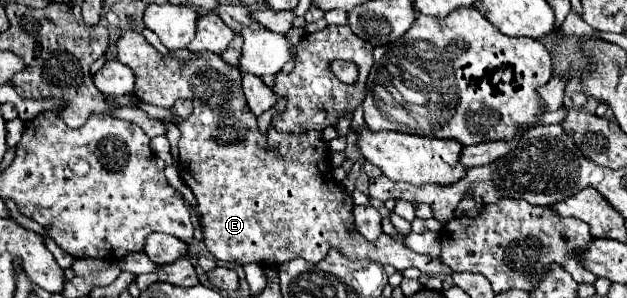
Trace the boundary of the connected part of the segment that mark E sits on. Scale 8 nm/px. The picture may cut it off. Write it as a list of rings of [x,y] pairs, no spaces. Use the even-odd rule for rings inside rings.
[[[128,30],[118,38],[118,60],[134,70],[136,86],[134,96],[146,104],[170,110],[176,100],[192,100],[194,110],[186,120],[176,120],[176,126],[182,134],[180,138],[180,164],[178,172],[182,180],[190,186],[198,200],[198,210],[204,222],[204,242],[210,254],[222,262],[248,264],[258,262],[264,268],[276,268],[286,260],[302,258],[306,262],[320,262],[330,248],[342,252],[350,260],[372,260],[378,264],[390,264],[398,272],[416,266],[420,272],[450,274],[450,268],[436,258],[422,256],[396,242],[388,234],[380,234],[376,242],[368,242],[354,224],[352,196],[332,178],[332,162],[328,156],[328,142],[322,138],[322,132],[292,134],[280,132],[270,126],[264,132],[258,130],[258,118],[254,118],[244,92],[242,92],[242,74],[236,66],[222,62],[214,52],[190,52],[188,48],[172,50],[160,54],[140,32]]]

